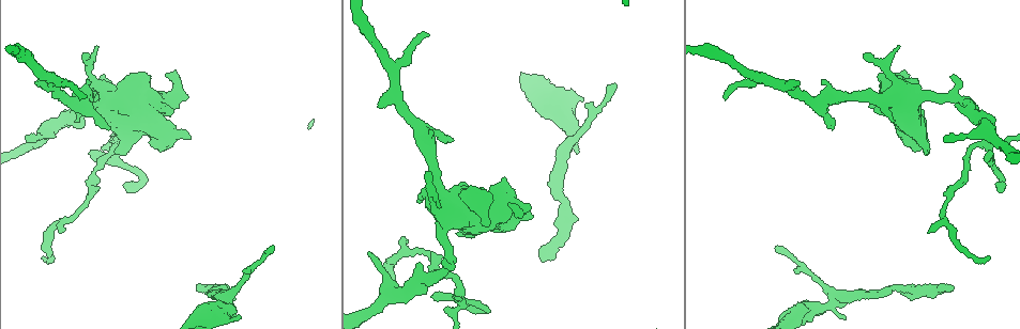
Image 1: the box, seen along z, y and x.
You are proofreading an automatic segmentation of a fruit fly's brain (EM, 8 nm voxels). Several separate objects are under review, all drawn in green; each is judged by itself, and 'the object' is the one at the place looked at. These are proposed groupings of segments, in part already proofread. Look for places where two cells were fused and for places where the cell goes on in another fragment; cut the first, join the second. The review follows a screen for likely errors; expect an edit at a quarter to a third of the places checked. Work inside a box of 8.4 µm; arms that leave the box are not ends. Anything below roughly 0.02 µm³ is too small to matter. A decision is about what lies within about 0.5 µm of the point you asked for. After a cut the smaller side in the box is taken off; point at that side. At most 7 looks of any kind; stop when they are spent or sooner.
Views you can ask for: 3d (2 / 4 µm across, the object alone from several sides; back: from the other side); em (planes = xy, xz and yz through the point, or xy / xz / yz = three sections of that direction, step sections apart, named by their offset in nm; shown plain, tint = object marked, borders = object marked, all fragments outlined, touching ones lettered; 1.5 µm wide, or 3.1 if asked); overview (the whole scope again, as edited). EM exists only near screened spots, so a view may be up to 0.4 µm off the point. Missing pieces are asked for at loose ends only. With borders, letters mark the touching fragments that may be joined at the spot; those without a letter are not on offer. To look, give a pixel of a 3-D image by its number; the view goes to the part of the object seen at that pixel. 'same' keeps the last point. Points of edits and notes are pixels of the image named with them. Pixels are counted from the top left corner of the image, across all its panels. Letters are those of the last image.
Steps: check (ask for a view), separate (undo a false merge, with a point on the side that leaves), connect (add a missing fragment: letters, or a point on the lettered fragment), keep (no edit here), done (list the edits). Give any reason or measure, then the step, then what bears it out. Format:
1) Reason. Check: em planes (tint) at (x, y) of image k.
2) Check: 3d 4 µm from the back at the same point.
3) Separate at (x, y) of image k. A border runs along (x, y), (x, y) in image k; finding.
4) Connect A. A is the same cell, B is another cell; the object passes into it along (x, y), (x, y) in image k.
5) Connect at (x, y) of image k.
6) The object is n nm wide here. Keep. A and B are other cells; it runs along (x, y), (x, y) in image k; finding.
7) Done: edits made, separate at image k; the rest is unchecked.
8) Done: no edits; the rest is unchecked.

Arms part here. Check: em 3.1 µm planes (borders) at (985, 145) of image 1.

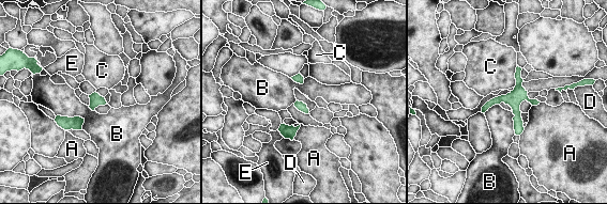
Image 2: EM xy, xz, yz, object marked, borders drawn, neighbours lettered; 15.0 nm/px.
Keep. A, B, C, D and E are other cells; it runs along (518, 73), (516, 112), (519, 130) in image 2; continuous, no second cell.

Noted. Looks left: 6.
Check: em planes (borders) at (107, 129) of image 1.

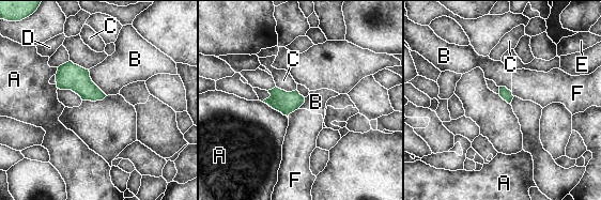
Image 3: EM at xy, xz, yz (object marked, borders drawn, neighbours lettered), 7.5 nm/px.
The longest contact is with B, 240 nm. Keep. A, B, C, D, E and F are other cells; none of them fits.

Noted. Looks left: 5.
Free end. Check: 3d 2 µm at (35, 82) of image 1.

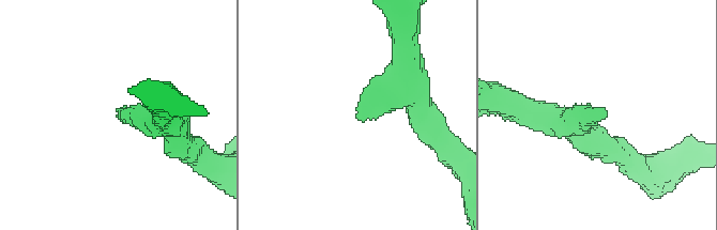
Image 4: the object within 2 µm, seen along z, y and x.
Need the tissue. Check: em yz step 4 (tint) at (604, 111) of image 4.

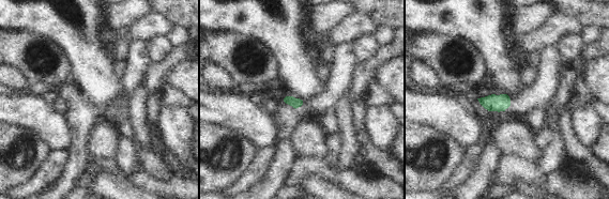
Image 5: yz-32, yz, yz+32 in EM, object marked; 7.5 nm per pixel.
Cut it another way. Check: em planes (borders) at the same point.

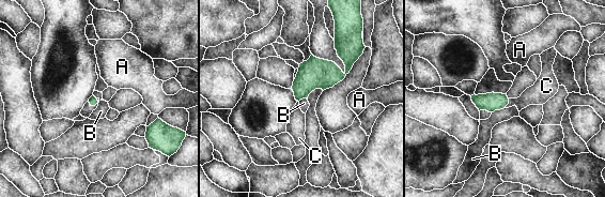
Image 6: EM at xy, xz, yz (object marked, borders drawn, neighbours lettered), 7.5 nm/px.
The longest contact is with B, 100 nm. Connect at (88, 109) of image 6. C is the same cell, A and B are other cells; it goes on there.

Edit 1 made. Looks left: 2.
Done: edits made, connect at image 6; the rest is unchecked.

